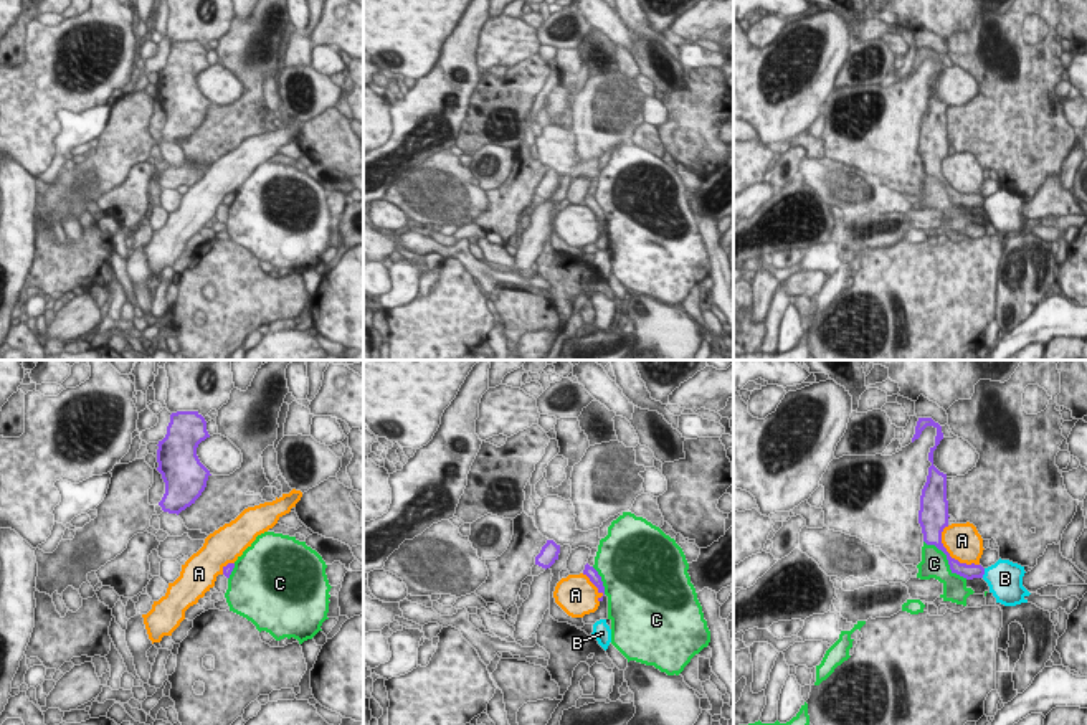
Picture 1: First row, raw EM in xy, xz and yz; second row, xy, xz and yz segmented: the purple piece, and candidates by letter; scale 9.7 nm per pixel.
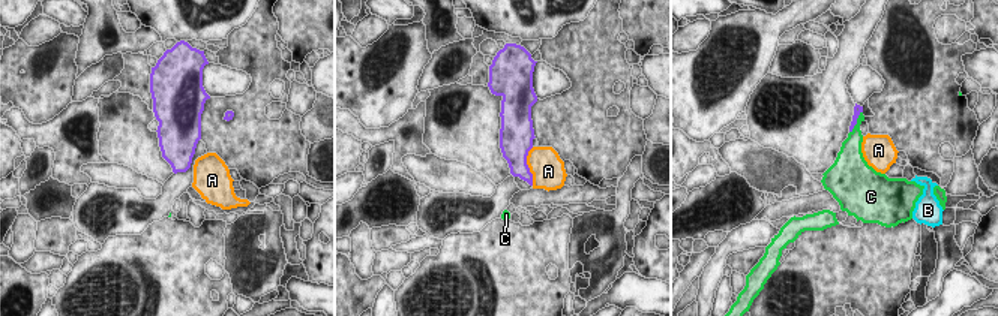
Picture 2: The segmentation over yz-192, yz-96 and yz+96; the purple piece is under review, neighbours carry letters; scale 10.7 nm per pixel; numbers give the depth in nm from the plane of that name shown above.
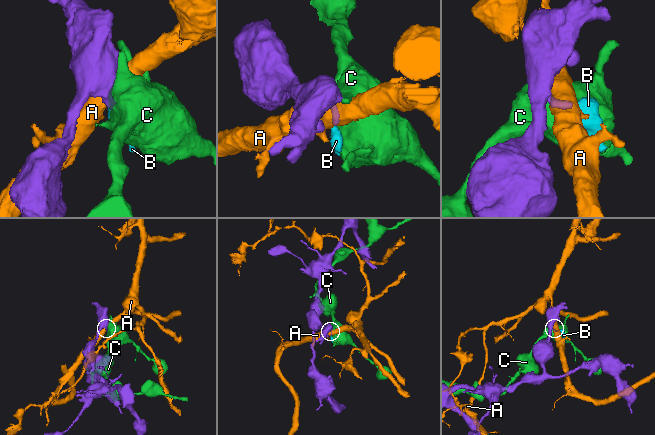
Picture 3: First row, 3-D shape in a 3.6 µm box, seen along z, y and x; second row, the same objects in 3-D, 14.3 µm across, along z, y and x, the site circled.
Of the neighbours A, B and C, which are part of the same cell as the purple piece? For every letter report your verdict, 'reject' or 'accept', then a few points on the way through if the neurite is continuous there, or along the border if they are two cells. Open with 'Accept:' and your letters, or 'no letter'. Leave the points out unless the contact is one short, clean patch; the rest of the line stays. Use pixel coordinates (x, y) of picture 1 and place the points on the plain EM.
Accept: no letter
A: reject
B: reject | along yz (985, 199), (982, 207)
C: reject

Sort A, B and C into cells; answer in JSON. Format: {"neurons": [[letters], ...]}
{"neurons": [["A"], ["B"], ["C"]]}

